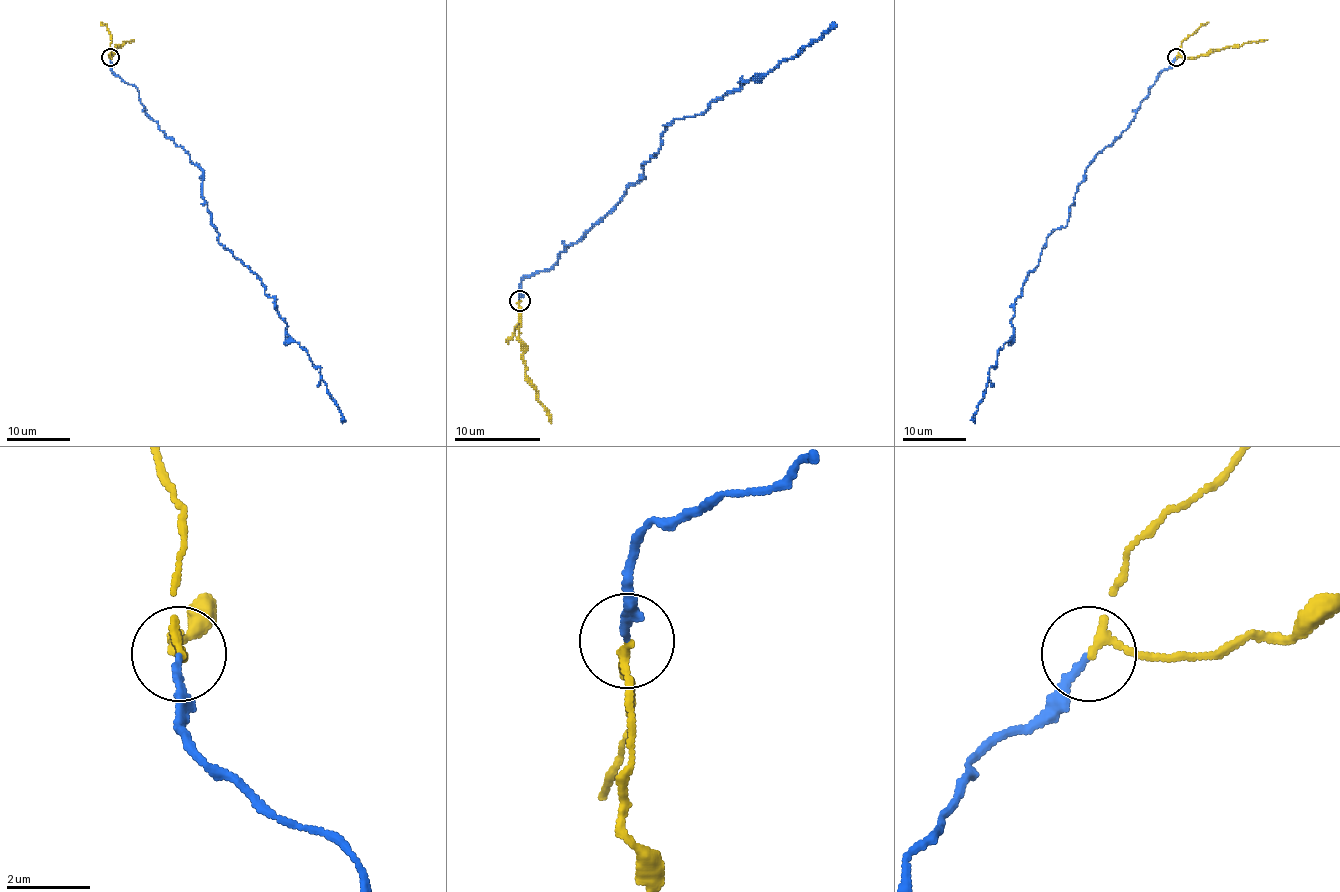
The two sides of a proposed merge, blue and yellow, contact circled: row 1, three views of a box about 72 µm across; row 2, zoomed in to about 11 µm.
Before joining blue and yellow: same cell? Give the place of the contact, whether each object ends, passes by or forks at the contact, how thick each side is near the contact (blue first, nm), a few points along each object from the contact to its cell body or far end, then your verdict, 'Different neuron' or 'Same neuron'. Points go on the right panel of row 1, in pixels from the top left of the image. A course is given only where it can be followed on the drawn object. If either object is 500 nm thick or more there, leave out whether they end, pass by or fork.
Place: (1176, 57). At the ring blue ends. At the ring yellow passes by. Thickness 170 nm (blue) against 160 nm. Course of blue: (1177, 57), (1127, 127), (1084, 172), (1067, 224), (1046, 238), (1016, 299), (1013, 335), (989, 369), (975, 423). Course of yellow: (1177, 57), (1207, 56), (1218, 49), (1267, 40). Same neuron

